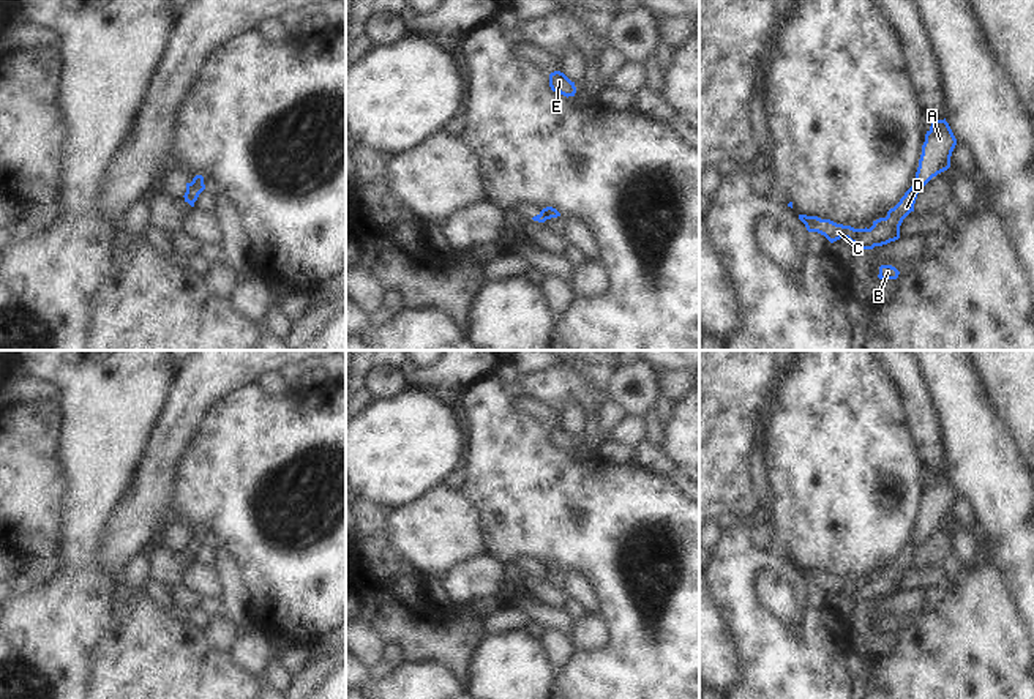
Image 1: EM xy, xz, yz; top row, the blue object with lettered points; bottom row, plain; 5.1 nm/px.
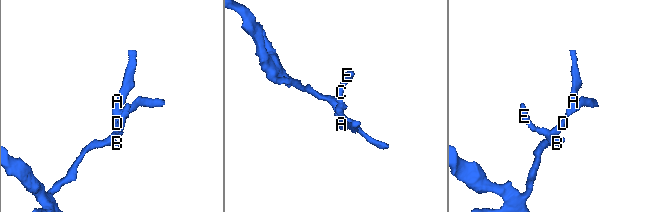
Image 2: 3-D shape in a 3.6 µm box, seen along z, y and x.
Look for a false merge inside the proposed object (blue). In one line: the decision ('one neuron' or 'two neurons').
two neurons

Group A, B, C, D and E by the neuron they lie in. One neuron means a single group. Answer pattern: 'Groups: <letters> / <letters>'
Groups: A / B C D E.

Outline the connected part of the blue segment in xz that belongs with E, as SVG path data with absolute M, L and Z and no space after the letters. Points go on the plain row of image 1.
M554 424L549 428L549 440L553 445L560 447L564 450L575 450L576 440L564 426Z

